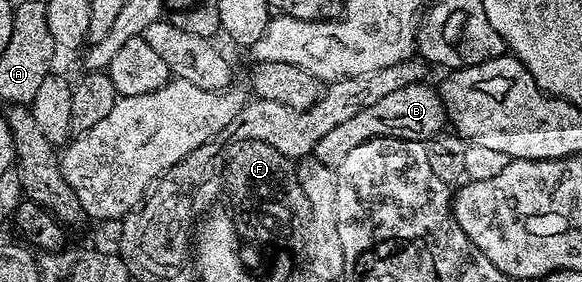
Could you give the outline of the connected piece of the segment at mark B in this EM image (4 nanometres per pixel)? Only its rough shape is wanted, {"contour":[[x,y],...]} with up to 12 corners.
{"contour":[[427,82],[364,106],[317,142],[337,166],[382,136],[430,140],[448,118]]}

